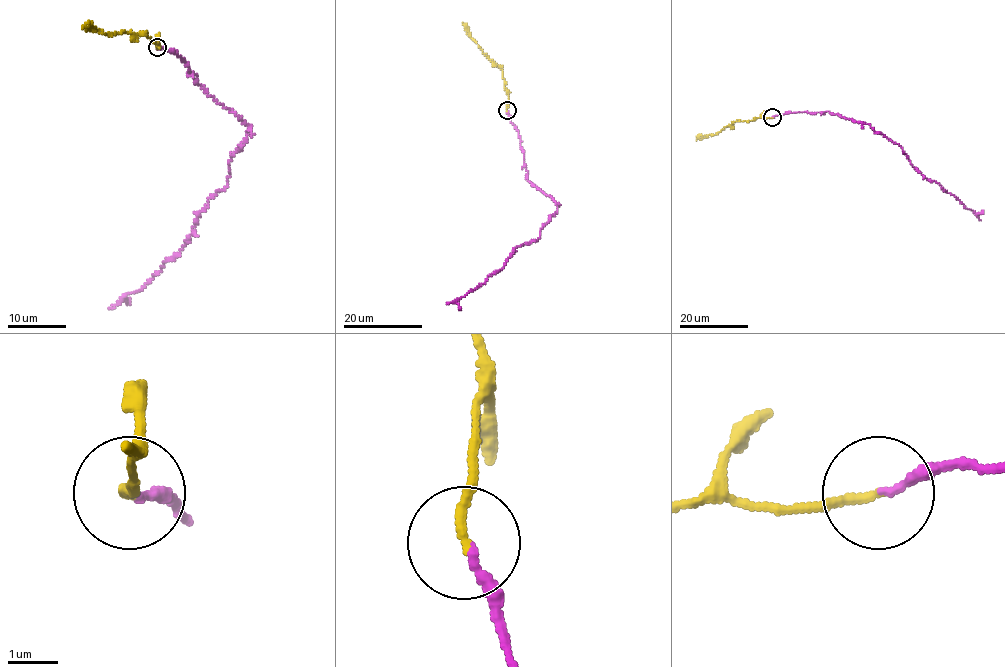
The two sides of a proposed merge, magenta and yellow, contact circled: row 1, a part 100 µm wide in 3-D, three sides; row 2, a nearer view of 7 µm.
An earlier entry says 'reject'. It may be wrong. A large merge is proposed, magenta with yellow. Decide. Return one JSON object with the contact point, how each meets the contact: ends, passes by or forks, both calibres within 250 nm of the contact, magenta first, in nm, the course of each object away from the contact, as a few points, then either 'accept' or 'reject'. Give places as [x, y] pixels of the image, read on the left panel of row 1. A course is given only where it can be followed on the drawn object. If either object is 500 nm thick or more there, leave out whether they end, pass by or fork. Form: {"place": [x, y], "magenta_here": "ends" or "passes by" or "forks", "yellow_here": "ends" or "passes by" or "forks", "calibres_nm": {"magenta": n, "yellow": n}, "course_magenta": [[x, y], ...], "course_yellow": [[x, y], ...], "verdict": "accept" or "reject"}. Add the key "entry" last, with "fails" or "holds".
{"place": [157, 47], "magenta_here": "ends", "yellow_here": "ends", "calibres_nm": {"magenta": 150, "yellow": 190}, "course_magenta": [[158, 47], [178, 54], [197, 84], [250, 132], [191, 238], [110, 309]], "course_yellow": [[158, 47], [157, 40], [152, 42], [145, 32], [136, 35], [120, 31], [116, 34], [81, 27]], "verdict": "accept", "entry": "fails"}

